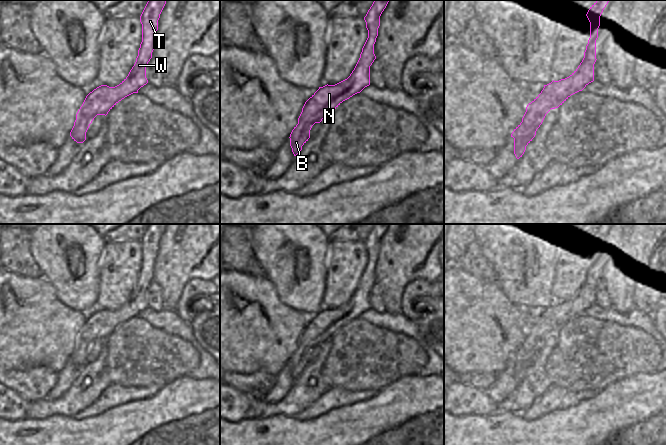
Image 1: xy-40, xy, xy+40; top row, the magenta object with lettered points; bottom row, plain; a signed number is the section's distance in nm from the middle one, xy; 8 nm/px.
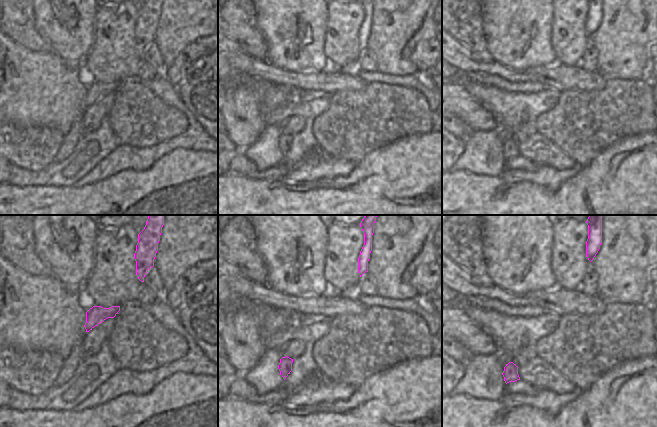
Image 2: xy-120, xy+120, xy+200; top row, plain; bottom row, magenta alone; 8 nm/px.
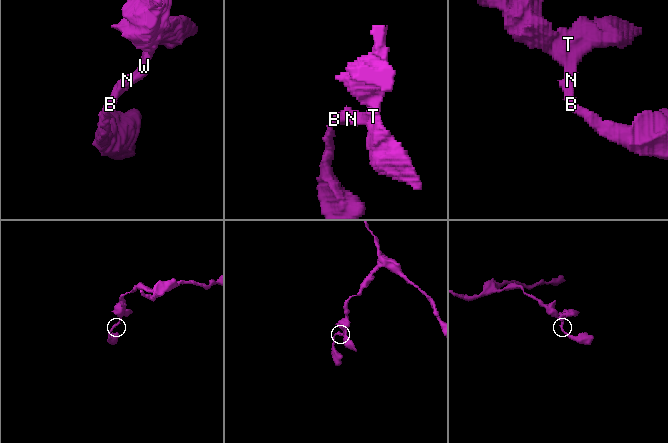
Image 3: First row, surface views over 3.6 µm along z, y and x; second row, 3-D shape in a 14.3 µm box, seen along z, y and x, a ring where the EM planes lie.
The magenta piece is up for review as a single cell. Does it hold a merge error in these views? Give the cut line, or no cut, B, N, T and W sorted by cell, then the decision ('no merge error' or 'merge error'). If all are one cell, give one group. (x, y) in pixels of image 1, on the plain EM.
no cut; B N T W; no merge error

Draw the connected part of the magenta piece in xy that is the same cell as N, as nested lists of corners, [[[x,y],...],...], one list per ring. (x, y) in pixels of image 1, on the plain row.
[[[374,224],[364,244],[368,254],[368,262],[362,272],[360,282],[350,300],[335,308],[325,309],[305,326],[298,342],[298,348],[290,358],[290,370],[294,380],[302,374],[302,370],[310,362],[310,354],[315,347],[320,347],[345,324],[360,317],[370,309],[370,290],[376,283],[374,268],[378,260],[380,240],[389,224]]]

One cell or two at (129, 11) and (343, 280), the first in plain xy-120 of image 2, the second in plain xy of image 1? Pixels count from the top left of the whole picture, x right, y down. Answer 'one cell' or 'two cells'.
one cell

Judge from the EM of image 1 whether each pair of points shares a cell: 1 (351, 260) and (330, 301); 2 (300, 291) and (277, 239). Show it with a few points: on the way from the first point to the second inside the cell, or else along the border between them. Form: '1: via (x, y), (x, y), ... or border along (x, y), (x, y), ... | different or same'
1: via (344, 270), (338, 291) | same
2: via (290, 280), (290, 269), (279, 258), (279, 252) | same

